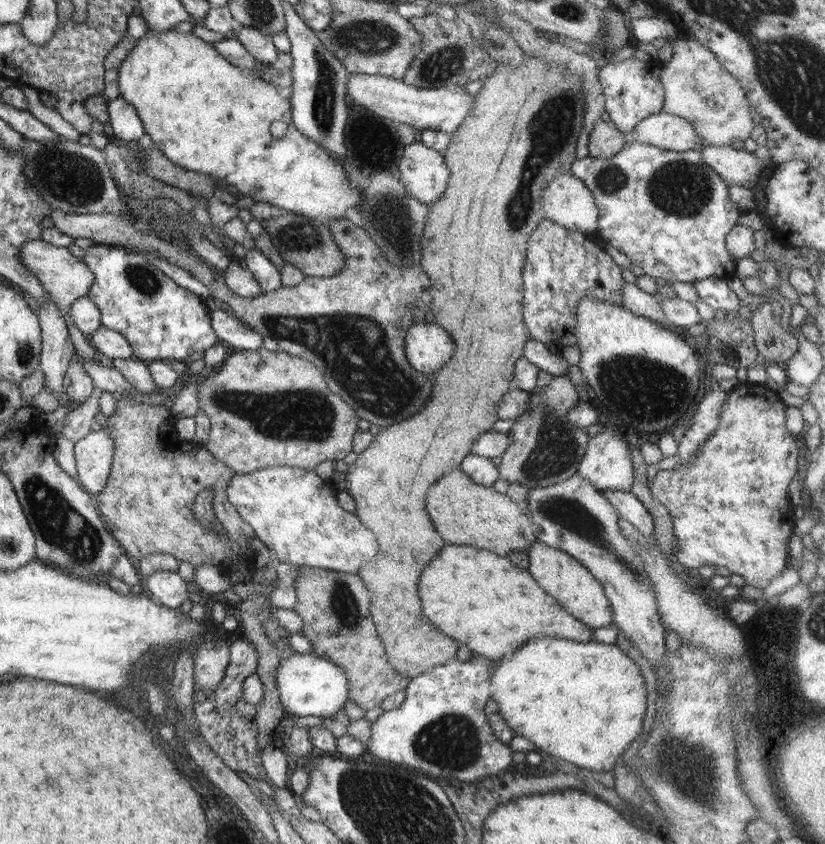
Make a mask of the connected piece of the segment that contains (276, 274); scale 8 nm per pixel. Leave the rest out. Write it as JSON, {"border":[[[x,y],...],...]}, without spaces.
{"border":[[[258,248],[248,249],[243,260],[244,266],[255,276],[263,294],[274,292],[283,286],[281,272]]]}

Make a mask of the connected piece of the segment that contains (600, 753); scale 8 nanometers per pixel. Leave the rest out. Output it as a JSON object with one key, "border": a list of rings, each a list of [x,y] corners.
{"border":[[[532,638],[516,654],[498,660],[491,675],[492,698],[497,702],[500,716],[516,735],[529,740],[538,752],[552,755],[587,768],[596,775],[612,771],[622,759],[622,753],[642,730],[642,716],[646,712],[646,682],[633,659],[616,644],[598,641],[572,642],[562,638]]]}

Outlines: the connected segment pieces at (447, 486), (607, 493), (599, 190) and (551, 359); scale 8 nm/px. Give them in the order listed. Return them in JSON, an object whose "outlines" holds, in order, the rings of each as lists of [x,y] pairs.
{"outlines":[[[[461,467],[451,470],[446,476],[442,475],[431,487],[426,496],[426,508],[428,514],[442,534],[442,538],[448,544],[466,544],[466,546],[478,547],[508,556],[510,552],[525,552],[529,546],[537,542],[534,534],[533,523],[529,516],[522,513],[516,503],[512,502],[508,495],[497,492],[493,486],[487,487],[474,482],[467,474],[462,472]]],[[[603,490],[602,494],[616,508],[621,518],[632,524],[646,538],[654,536],[654,519],[634,494],[630,491]]],[[[628,140],[618,154],[612,158],[576,159],[570,172],[593,192],[598,205],[599,217],[595,237],[604,241],[608,248],[618,249],[628,256],[633,266],[642,268],[646,276],[674,282],[700,281],[704,278],[733,278],[737,260],[730,256],[725,245],[726,235],[738,224],[742,214],[738,204],[732,202],[729,186],[711,169],[694,148],[684,152],[664,150],[657,146]]],[[[528,339],[523,348],[523,357],[537,366],[539,370],[546,370],[553,376],[566,375],[570,364],[564,357],[553,352],[544,343],[538,342],[538,339]]]]}

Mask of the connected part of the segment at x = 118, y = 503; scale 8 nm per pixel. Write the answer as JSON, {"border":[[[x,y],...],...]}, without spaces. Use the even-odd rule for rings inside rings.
{"border":[[[116,395],[117,406],[116,412],[112,416],[108,416],[108,420],[102,425],[102,430],[106,431],[110,435],[110,438],[114,441],[114,456],[112,466],[107,478],[106,486],[99,492],[94,494],[94,499],[97,501],[97,507],[100,514],[103,516],[103,522],[107,527],[107,530],[112,534],[112,536],[119,542],[120,546],[123,548],[123,552],[132,558],[144,558],[149,554],[154,554],[155,552],[163,552],[164,554],[170,554],[179,560],[179,562],[188,562],[192,564],[194,568],[198,568],[203,564],[212,564],[220,569],[226,570],[227,566],[231,564],[231,560],[239,560],[239,562],[250,562],[252,563],[251,568],[255,568],[254,560],[249,551],[248,542],[251,538],[255,538],[254,530],[245,522],[245,520],[240,516],[240,513],[234,508],[234,505],[228,500],[226,489],[228,488],[230,479],[235,475],[234,470],[218,461],[209,451],[207,450],[196,450],[194,454],[192,452],[182,452],[182,446],[184,442],[176,433],[175,430],[175,418],[171,415],[169,409],[158,408],[158,406],[152,406],[152,404],[143,403],[139,399],[132,400],[131,395],[119,396]],[[205,488],[211,488],[214,492],[213,509],[217,520],[222,526],[222,531],[219,534],[212,534],[209,530],[206,530],[200,522],[198,522],[198,517],[193,511],[193,504],[198,492],[204,491]]]}

